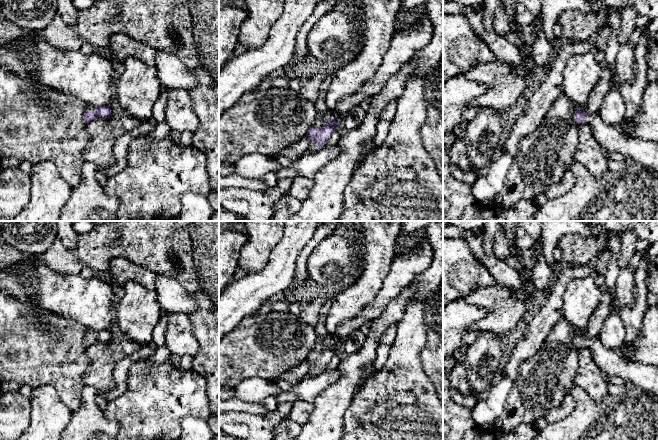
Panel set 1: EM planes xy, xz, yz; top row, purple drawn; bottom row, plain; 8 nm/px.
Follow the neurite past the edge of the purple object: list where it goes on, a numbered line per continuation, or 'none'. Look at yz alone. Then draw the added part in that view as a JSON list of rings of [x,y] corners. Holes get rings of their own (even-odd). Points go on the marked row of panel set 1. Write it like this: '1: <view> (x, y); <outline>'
1: yz (612, 137); [[[598,113],[587,114],[585,122],[600,145],[625,155],[630,161],[658,171],[658,143],[626,137],[620,124],[606,124]]]

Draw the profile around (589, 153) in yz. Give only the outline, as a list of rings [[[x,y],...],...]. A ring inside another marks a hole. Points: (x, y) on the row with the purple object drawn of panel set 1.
[[[579,124],[578,147],[575,152],[575,161],[581,163],[593,176],[601,177],[607,173],[608,149],[602,147],[592,134],[591,127],[587,124]]]

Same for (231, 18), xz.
[[[231,5],[219,9],[219,71],[233,57],[240,27],[247,16],[244,6]]]

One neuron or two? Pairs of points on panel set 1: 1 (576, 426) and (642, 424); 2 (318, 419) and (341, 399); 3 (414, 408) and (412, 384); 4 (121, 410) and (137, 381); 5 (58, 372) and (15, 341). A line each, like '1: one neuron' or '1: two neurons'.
1: one neuron
2: one neuron
3: one neuron
4: one neuron
5: one neuron

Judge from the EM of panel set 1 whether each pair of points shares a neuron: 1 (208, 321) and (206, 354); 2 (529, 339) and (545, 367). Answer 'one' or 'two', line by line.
1: one
2: two

